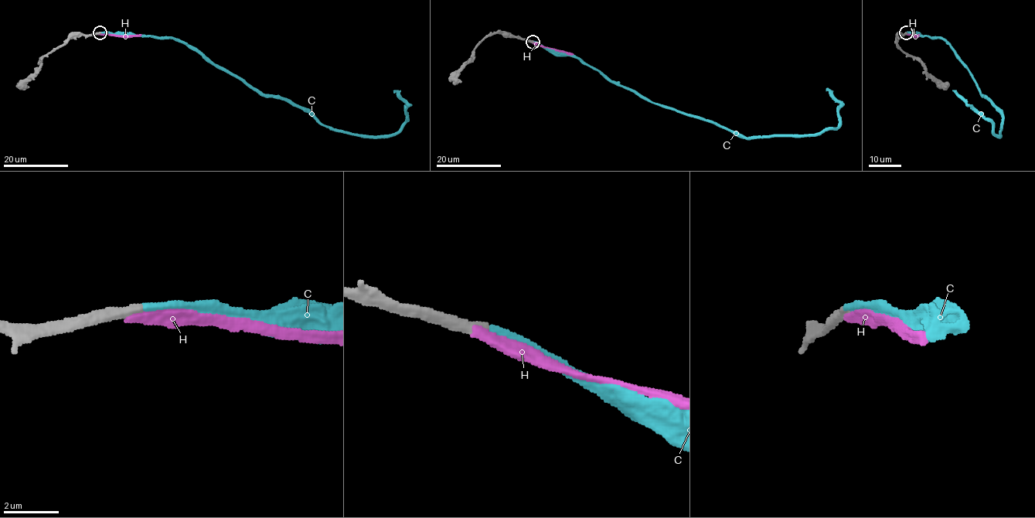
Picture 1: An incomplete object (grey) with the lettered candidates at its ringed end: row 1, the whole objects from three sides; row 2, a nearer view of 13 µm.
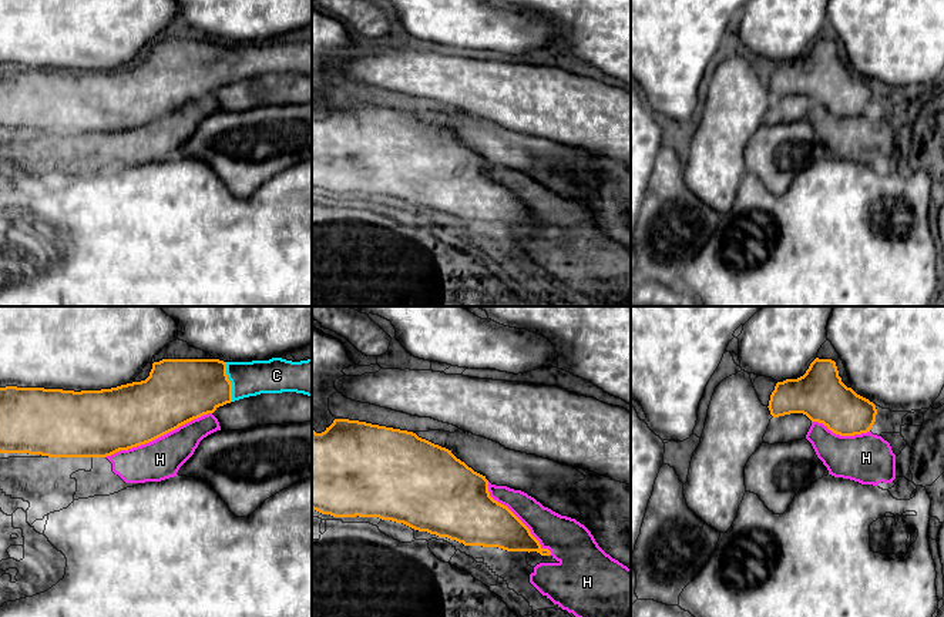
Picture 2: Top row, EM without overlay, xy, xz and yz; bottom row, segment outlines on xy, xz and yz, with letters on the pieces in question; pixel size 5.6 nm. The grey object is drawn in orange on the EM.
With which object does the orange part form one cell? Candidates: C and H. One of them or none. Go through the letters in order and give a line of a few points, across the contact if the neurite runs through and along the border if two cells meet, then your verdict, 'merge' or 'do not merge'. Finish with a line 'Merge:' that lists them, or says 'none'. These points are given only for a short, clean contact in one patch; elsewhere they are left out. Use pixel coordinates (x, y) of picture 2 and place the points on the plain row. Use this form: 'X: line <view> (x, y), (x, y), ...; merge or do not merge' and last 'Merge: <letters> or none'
C: merge
H: do not merge
Merge: C

